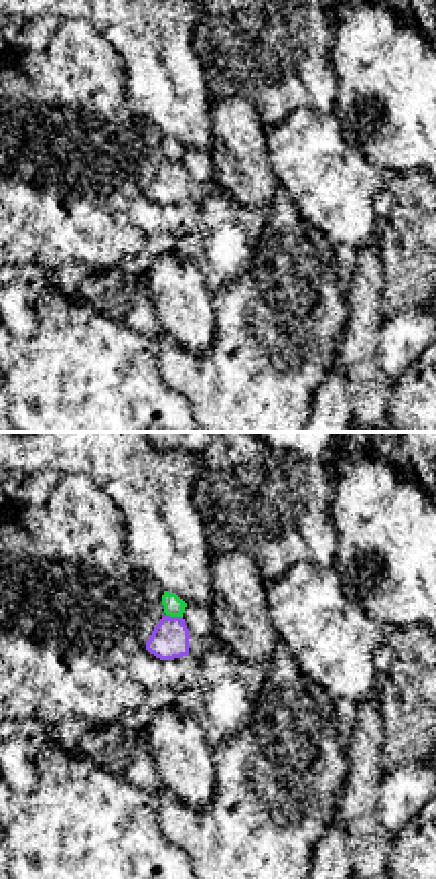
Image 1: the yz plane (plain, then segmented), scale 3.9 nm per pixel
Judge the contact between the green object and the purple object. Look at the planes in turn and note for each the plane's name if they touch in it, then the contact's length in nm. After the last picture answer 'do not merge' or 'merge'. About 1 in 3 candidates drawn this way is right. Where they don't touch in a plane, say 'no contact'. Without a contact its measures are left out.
yz | 70 nm

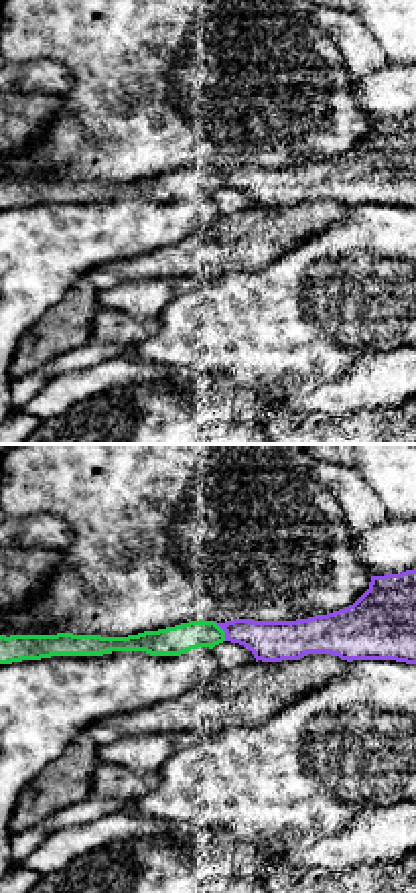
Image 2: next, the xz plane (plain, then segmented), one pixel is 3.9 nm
xz | 90 nm

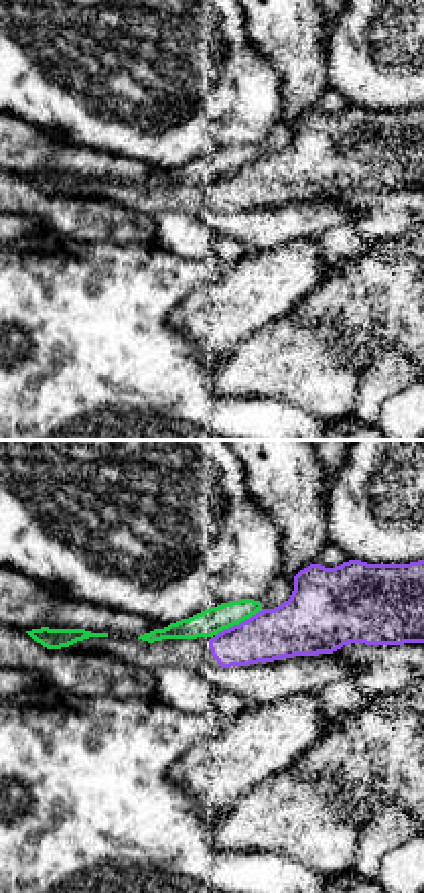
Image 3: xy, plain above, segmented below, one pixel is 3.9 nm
xy | 220 nm

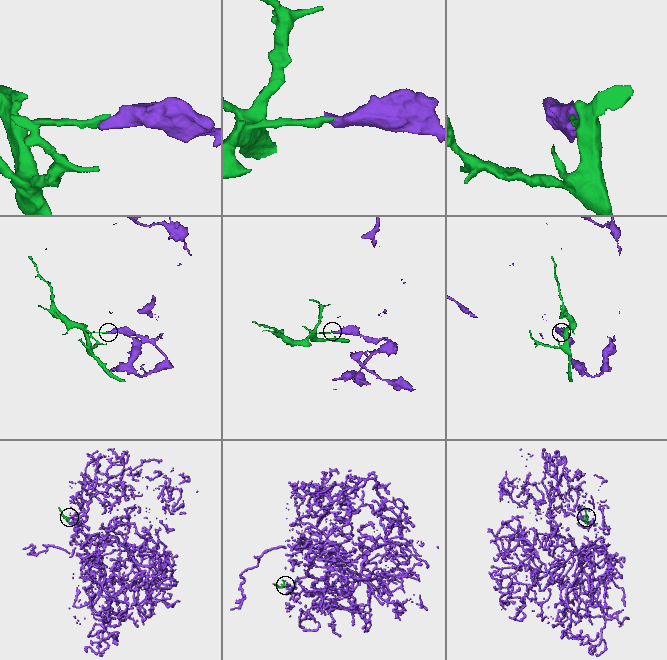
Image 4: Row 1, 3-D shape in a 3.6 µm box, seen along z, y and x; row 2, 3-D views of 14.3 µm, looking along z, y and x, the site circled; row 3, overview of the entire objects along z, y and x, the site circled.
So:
do not merge

